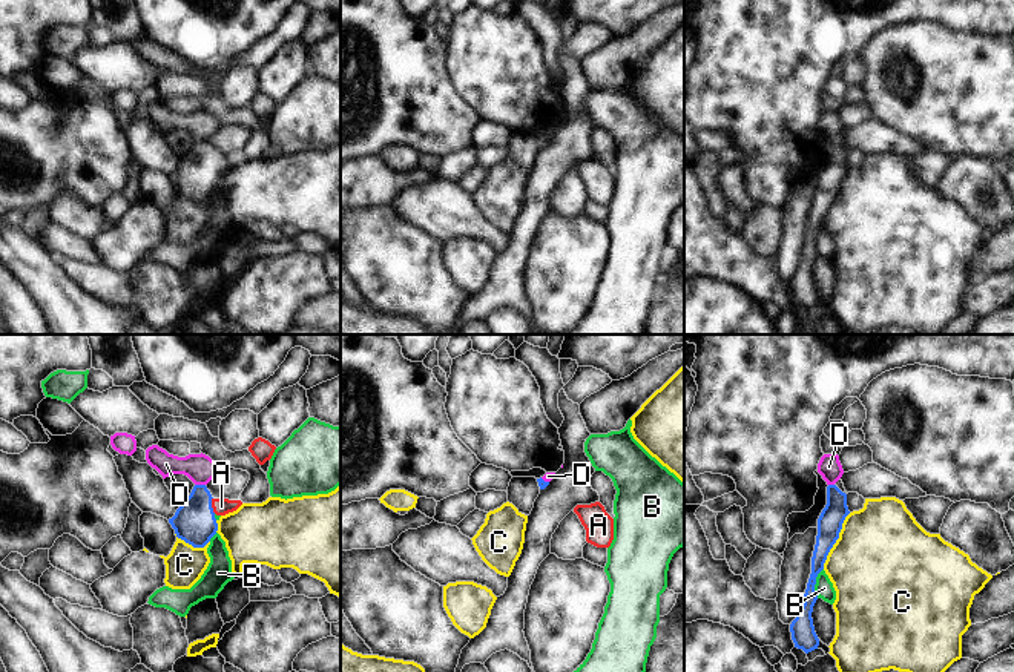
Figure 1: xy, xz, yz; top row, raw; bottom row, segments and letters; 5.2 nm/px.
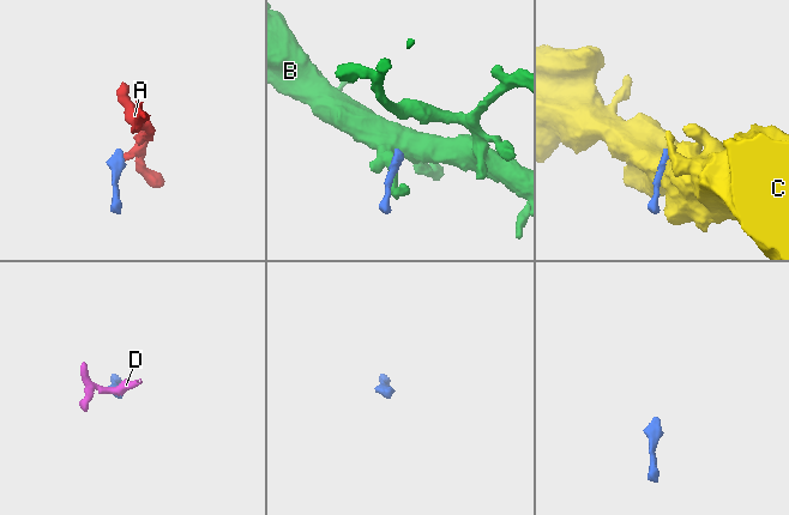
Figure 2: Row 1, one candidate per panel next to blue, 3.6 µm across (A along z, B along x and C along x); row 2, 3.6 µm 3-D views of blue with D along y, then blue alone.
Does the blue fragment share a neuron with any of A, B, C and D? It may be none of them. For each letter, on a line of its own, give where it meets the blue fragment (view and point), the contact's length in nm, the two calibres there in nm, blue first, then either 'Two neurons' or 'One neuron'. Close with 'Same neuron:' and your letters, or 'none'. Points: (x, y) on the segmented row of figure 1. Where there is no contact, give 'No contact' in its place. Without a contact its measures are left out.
A: Touches blue at xy (210, 505). Shared border 90 nm. Thickness 220 nm (blue) against 90 nm. One neuron
B: Touches blue at yz (815, 583). Shared border 160 nm. Thickness 120 nm (blue) against 100 nm. Two neurons
C: Touches blue at yz (836, 539). Shared border 320 nm. Thickness 130 nm (blue) against 500 nm. Two neurons
D: Touches blue at xy (200, 485). Shared border 60 nm. Thickness 220 nm (blue) against 160 nm. Two neurons
Same neuron: A.

